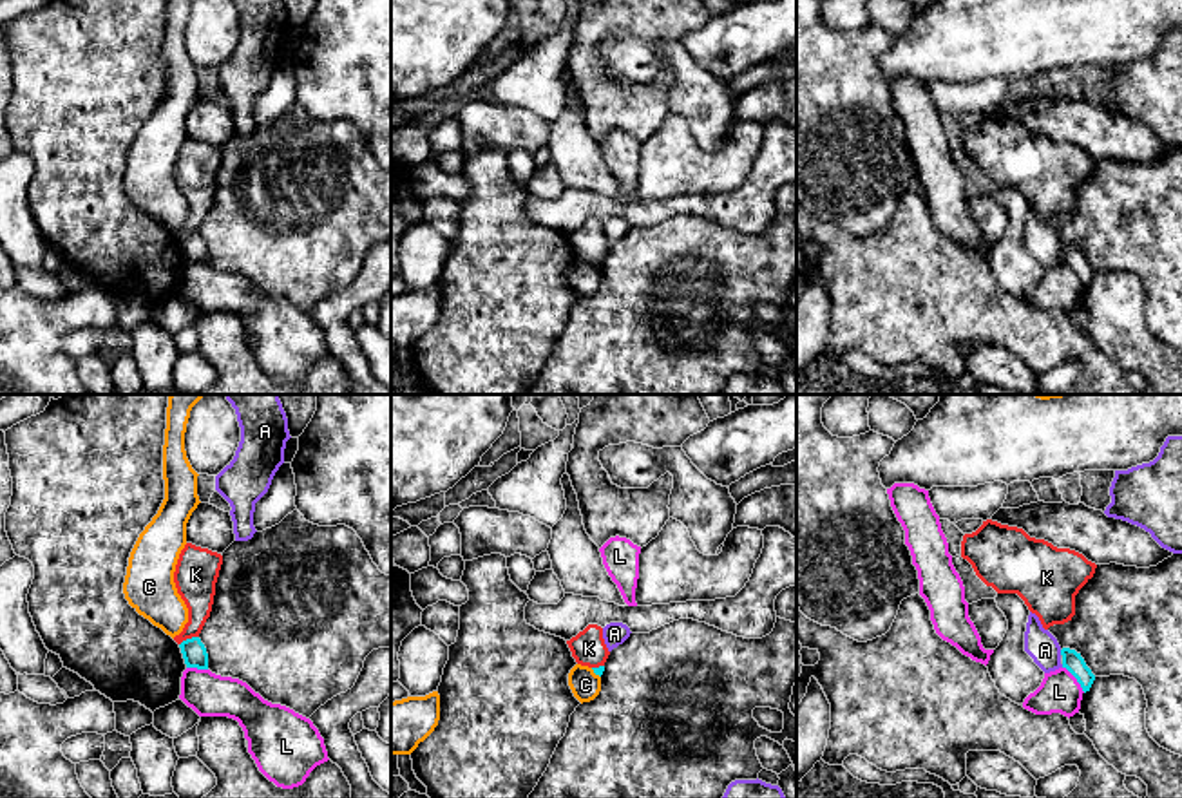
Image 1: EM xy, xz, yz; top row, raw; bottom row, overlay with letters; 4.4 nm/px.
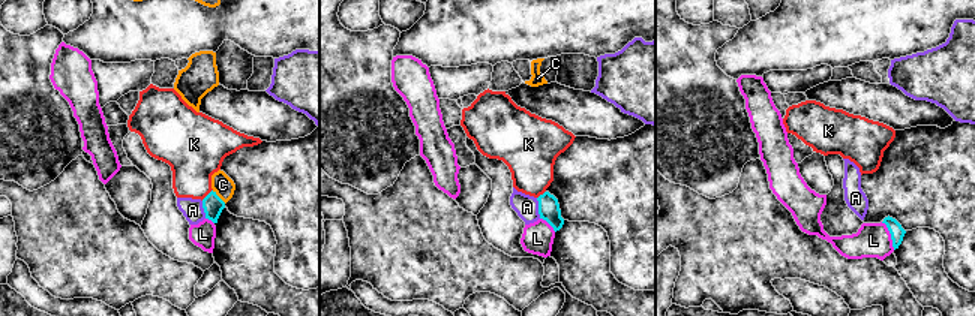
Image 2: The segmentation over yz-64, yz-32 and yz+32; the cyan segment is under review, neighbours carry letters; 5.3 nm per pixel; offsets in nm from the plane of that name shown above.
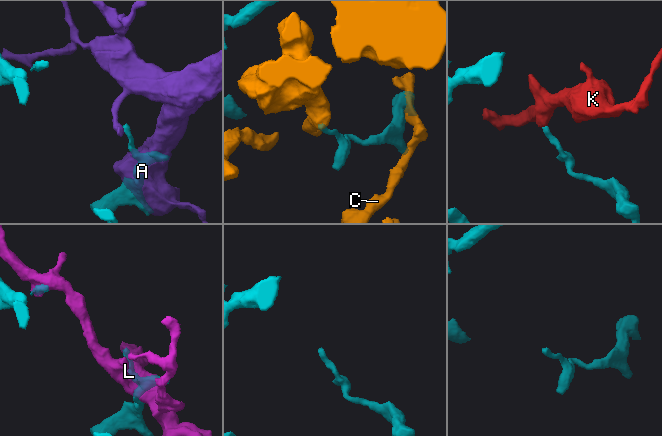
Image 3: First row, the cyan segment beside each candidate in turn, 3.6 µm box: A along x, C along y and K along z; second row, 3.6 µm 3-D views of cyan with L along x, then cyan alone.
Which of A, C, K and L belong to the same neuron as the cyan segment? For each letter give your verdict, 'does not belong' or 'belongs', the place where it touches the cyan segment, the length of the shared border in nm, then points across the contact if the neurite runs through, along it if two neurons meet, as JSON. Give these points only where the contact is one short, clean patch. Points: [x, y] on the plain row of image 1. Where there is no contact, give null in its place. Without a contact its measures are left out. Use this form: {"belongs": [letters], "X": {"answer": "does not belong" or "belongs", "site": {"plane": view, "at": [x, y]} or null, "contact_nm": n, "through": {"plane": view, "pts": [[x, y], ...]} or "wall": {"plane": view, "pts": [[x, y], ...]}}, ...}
{"belongs": [], "A": {"answer": "does not belong", "site": {"plane": "yz", "at": [1061, 246]}, "contact_nm": 30}, "C": {"answer": "does not belong", "site": {"plane": "xz", "at": [596, 268]}, "contact_nm": 60, "wall": {"plane": "xz", "pts": [[590, 263], [600, 272]]}}, "K": {"answer": "does not belong", "site": {"plane": "xy", "at": [189, 234]}, "contact_nm": 100, "wall": {"plane": "xy", "pts": [[198, 230], [187, 232], [180, 239]]}}, "L": {"answer": "does not belong", "site": {"plane": "yz", "at": [1076, 272]}, "contact_nm": 160}}

